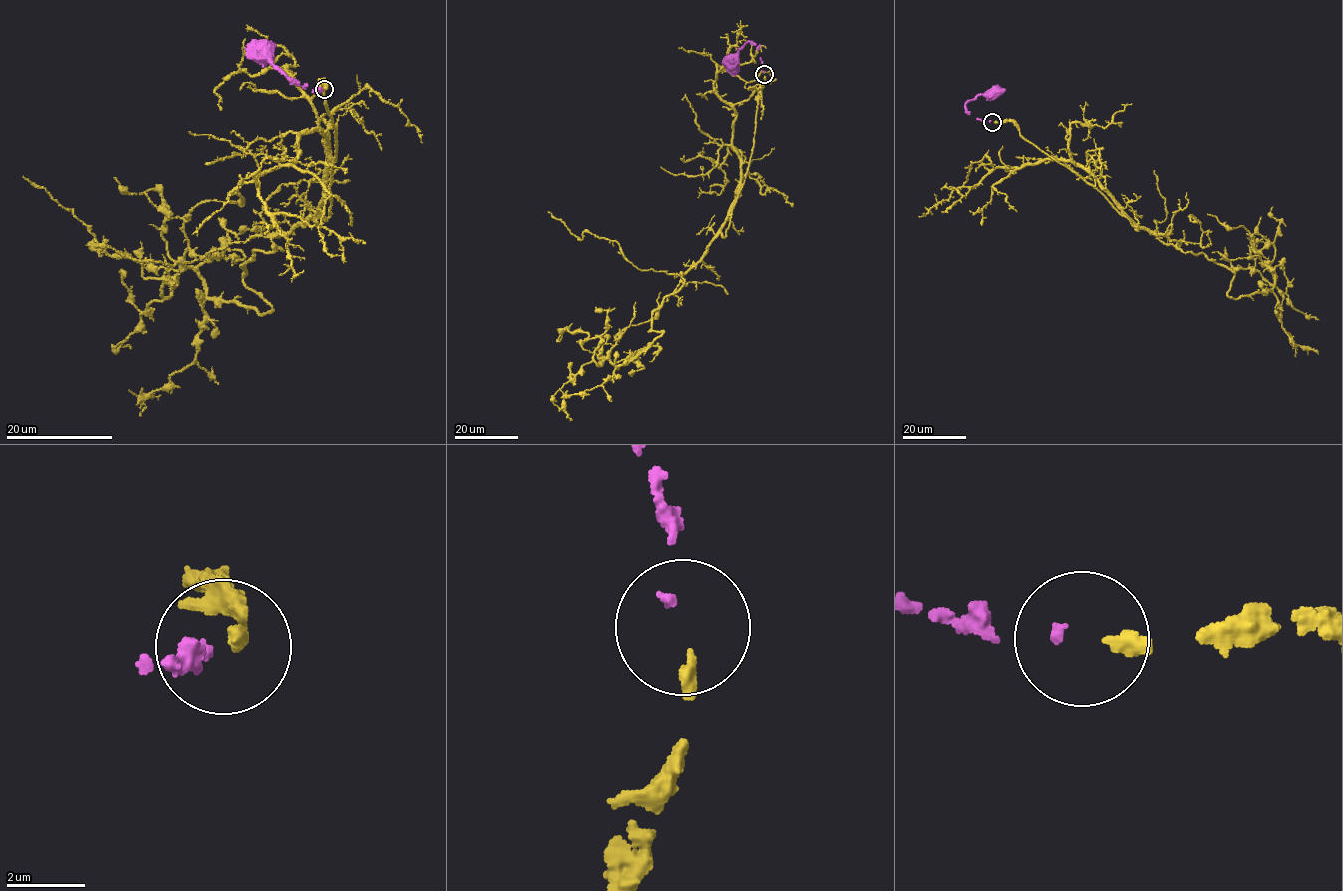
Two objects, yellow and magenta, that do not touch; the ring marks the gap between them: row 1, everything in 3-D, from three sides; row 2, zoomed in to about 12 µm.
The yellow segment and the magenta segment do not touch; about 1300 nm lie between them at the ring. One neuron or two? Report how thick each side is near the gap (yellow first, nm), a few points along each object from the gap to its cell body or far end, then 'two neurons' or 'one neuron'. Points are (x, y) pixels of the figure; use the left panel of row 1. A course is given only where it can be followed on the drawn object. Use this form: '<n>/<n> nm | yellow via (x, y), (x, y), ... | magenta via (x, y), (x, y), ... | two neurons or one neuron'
340/190 nm | yellow via (325, 88), (331, 213), (242, 266), (272, 309), (208, 298), (185, 268), (164, 297), (166, 279), (96, 247) | magenta via (321, 87), (319, 92), (313, 92), (297, 85), (277, 69), (271, 57), (265, 53) | one neuron

